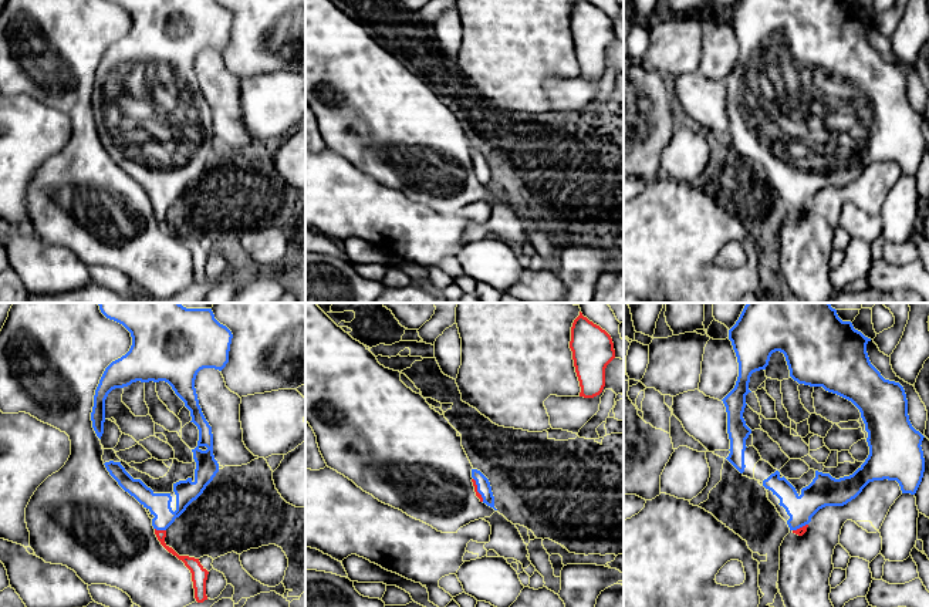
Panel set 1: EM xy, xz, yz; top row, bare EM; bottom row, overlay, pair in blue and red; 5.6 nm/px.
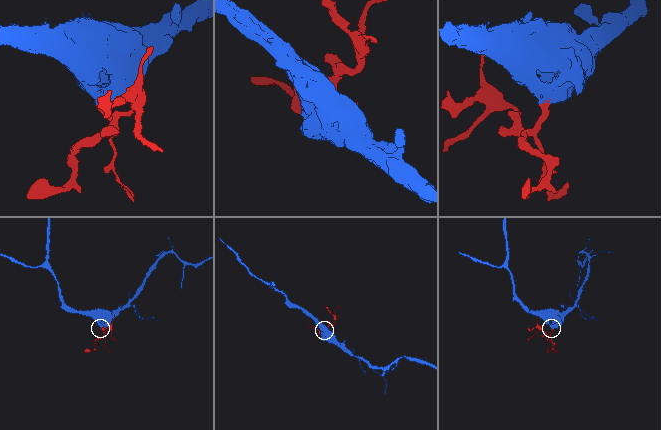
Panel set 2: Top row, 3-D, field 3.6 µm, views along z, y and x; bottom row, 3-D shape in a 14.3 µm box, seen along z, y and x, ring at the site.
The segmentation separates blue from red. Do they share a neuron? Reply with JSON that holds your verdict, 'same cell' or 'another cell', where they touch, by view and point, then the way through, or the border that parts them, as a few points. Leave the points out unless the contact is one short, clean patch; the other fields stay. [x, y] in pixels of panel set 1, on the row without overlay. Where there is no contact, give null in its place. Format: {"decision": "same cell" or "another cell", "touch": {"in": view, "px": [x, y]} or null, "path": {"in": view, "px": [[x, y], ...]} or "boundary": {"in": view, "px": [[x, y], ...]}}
{"decision": "same cell", "touch": {"in": "xy", "px": [161, 211]}, "path": {"in": "xy", "px": [[158, 185], [161, 191], [161, 211], [162, 223], [189, 243]]}}

